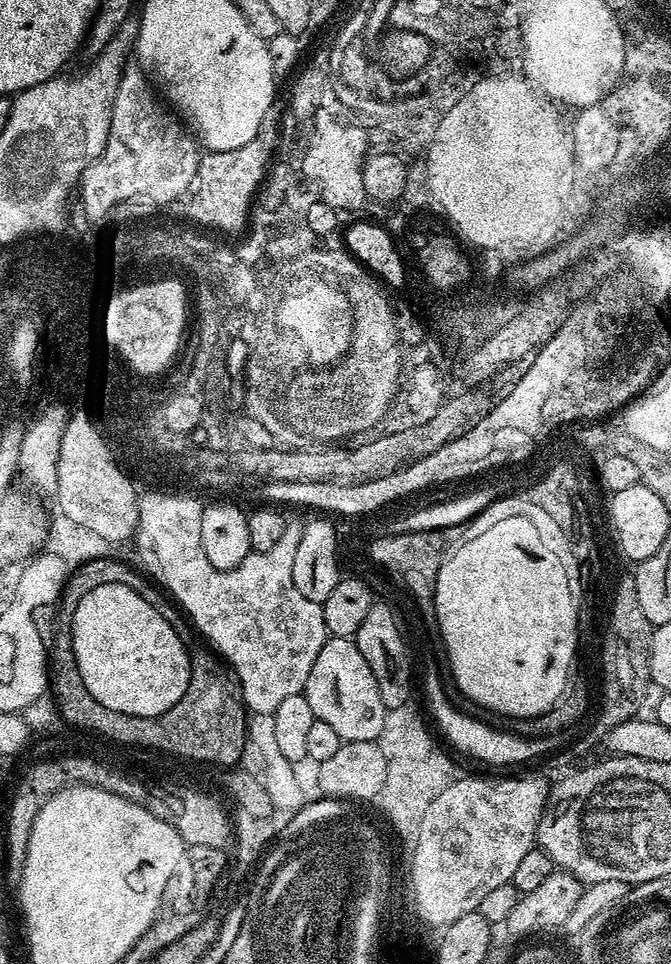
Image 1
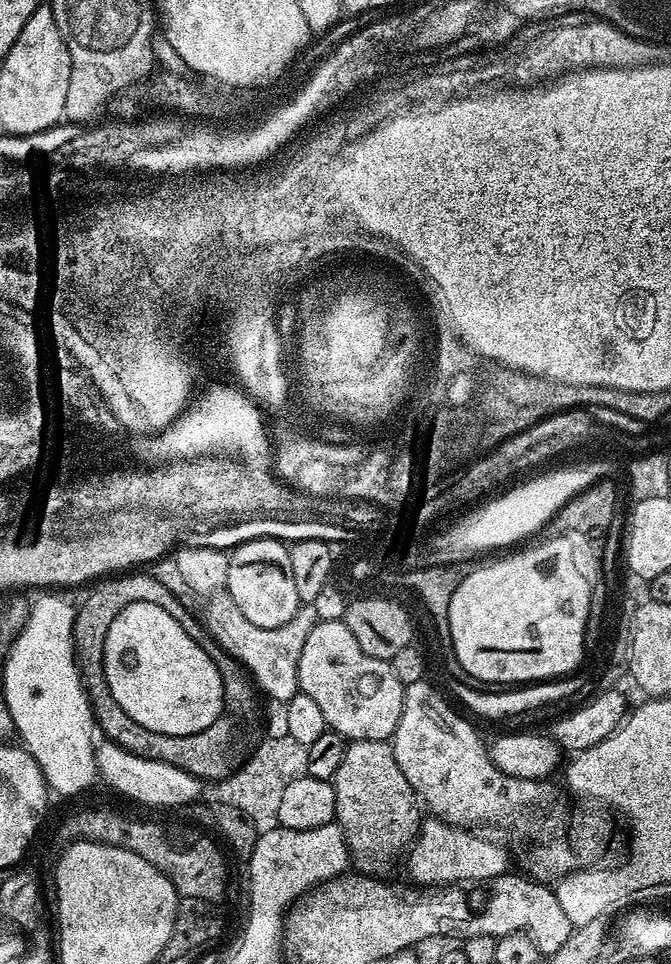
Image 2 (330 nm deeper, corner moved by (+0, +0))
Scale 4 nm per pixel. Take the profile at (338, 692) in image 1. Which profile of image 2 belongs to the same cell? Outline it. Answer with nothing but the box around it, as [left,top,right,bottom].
[298,620,406,741]

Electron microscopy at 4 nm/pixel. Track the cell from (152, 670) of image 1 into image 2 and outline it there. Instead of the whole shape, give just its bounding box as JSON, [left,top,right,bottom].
[104,602,218,730]

